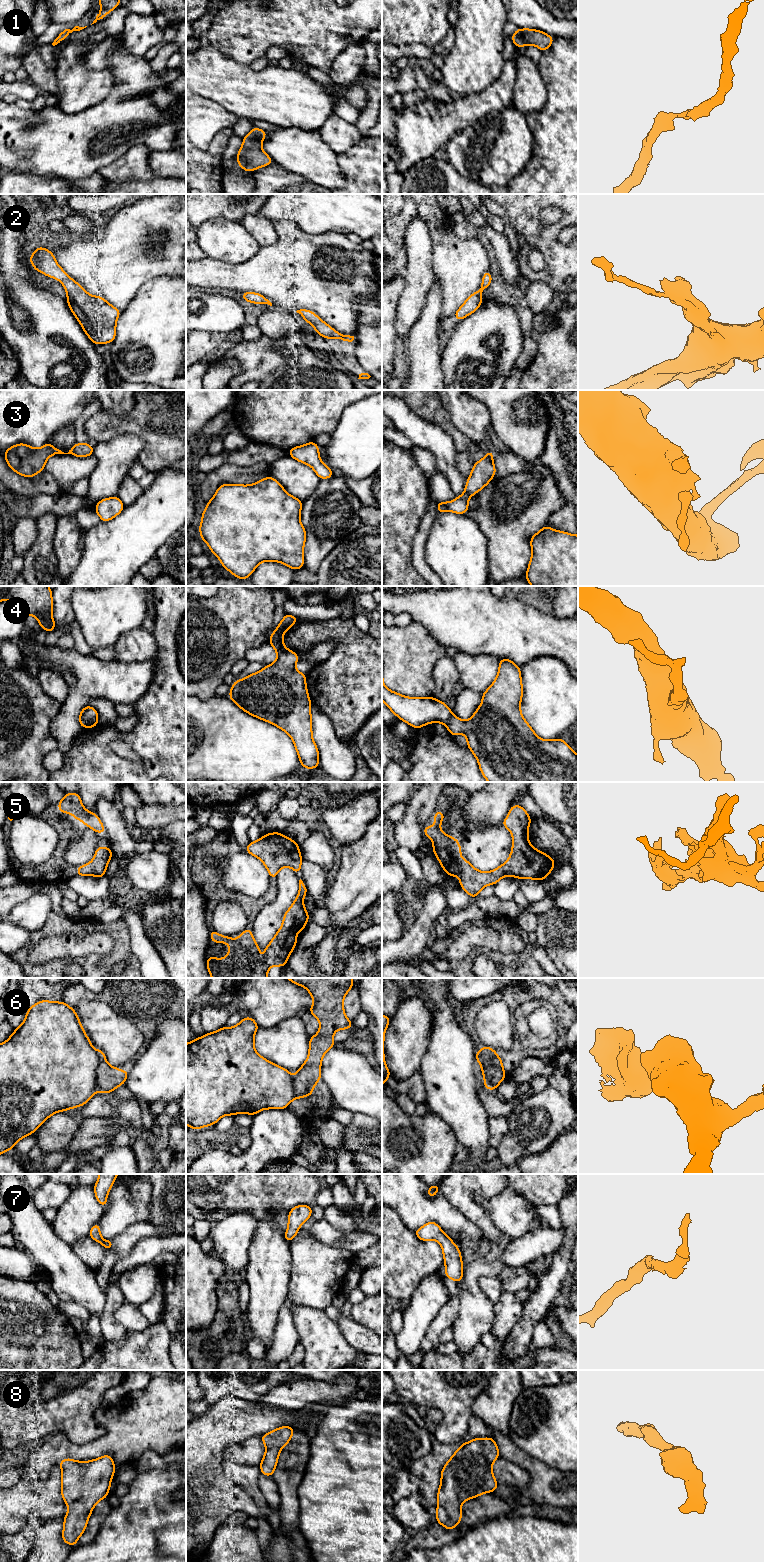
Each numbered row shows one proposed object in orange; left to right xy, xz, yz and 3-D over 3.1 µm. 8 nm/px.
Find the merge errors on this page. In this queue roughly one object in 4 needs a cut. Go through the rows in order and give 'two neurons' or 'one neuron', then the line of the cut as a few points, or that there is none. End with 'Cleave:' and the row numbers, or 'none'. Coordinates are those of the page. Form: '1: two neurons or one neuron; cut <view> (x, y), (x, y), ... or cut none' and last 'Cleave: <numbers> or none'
1: one neuron; cut none
2: one neuron; cut none
3: one neuron; cut none
4: two neurons; cut xz (287, 650), (277, 654)
5: one neuron; cut none
6: two neurons; cut xy (96, 1051), (99, 1057), (97, 1068), (98, 1090)
7: one neuron; cut none
8: one neuron; cut none
Cleave: 4, 6

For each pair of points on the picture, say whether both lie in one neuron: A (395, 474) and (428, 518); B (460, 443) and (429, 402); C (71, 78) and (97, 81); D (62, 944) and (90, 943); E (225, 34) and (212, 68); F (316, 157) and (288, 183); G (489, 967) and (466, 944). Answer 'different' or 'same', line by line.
A: different
B: same
C: same
D: same
E: different
F: different
G: different

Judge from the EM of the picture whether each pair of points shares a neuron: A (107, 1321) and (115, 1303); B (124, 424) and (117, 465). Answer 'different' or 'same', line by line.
A: same
B: different

